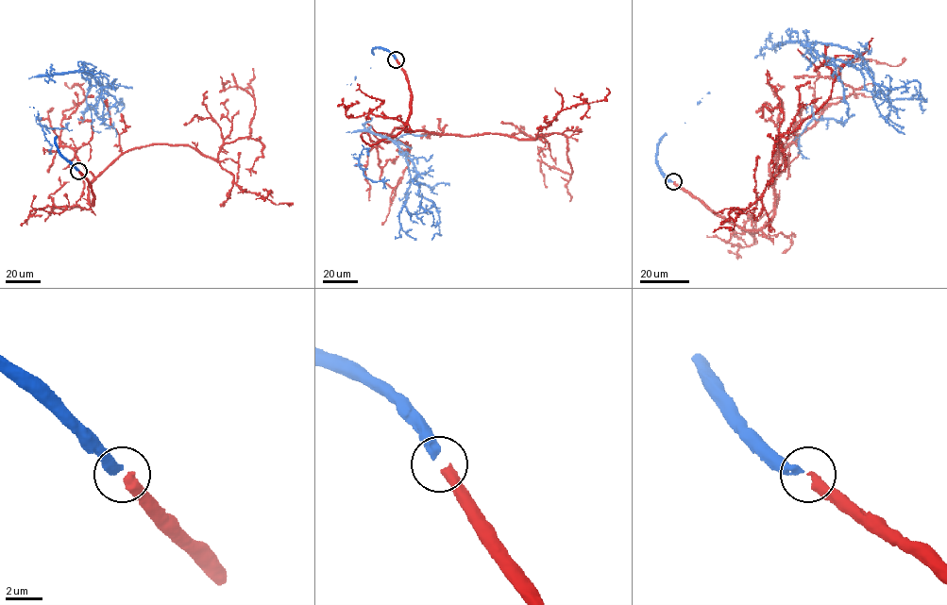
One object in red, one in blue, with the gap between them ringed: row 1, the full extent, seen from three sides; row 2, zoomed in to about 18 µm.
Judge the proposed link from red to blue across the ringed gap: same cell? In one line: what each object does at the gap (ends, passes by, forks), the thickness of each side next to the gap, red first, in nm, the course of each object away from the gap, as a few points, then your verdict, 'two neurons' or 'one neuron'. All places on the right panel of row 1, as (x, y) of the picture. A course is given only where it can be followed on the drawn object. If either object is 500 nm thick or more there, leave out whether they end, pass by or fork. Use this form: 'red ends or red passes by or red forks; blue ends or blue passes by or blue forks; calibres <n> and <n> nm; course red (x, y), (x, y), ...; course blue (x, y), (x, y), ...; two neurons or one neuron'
calibres 500 and 400 nm; course red (673, 182), (759, 229), (780, 144), (786, 165), (776, 137), (827, 100), (834, 75), (818, 68), (853, 57); course blue (672, 181), (659, 141), (782, 43), (853, 50), (881, 99), (845, 123), (812, 119), (798, 142), (808, 158); one neuron

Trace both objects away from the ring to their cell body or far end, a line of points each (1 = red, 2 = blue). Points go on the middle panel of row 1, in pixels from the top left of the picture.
1: (396, 59), (411, 92), (406, 131), (533, 140), (542, 134), (565, 136), (572, 171), (542, 162), (547, 188)
2: (395, 58), (372, 49), (364, 126), (405, 155), (401, 207), (363, 173), (362, 151), (369, 156)

